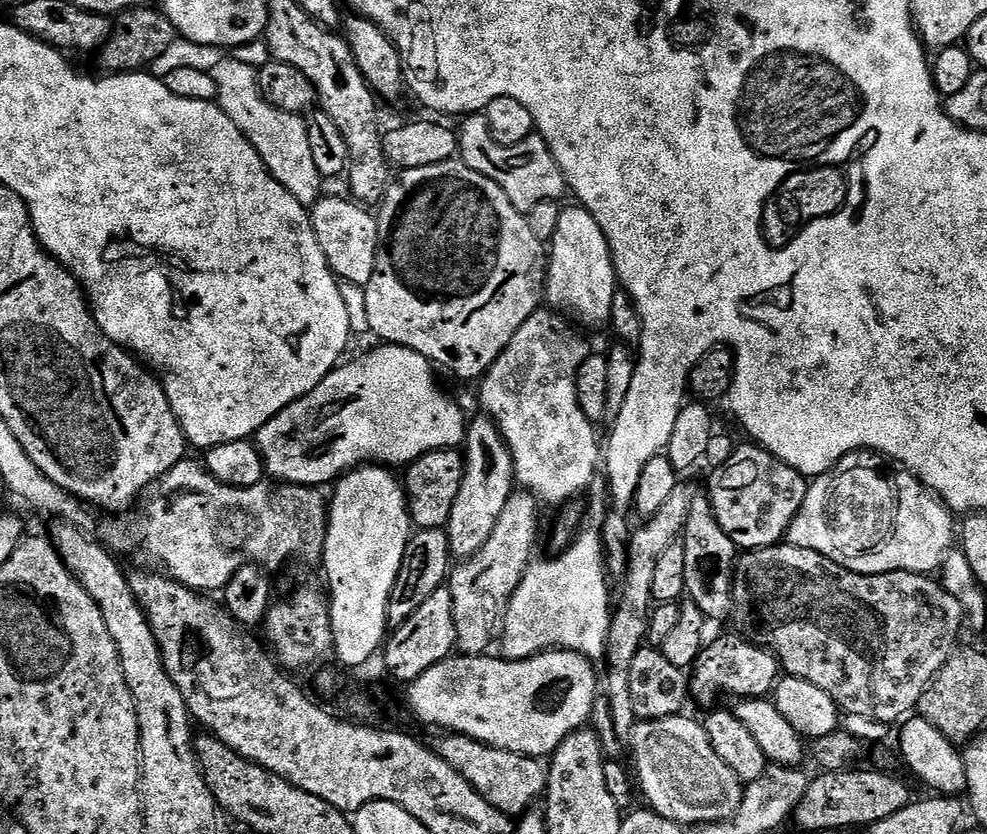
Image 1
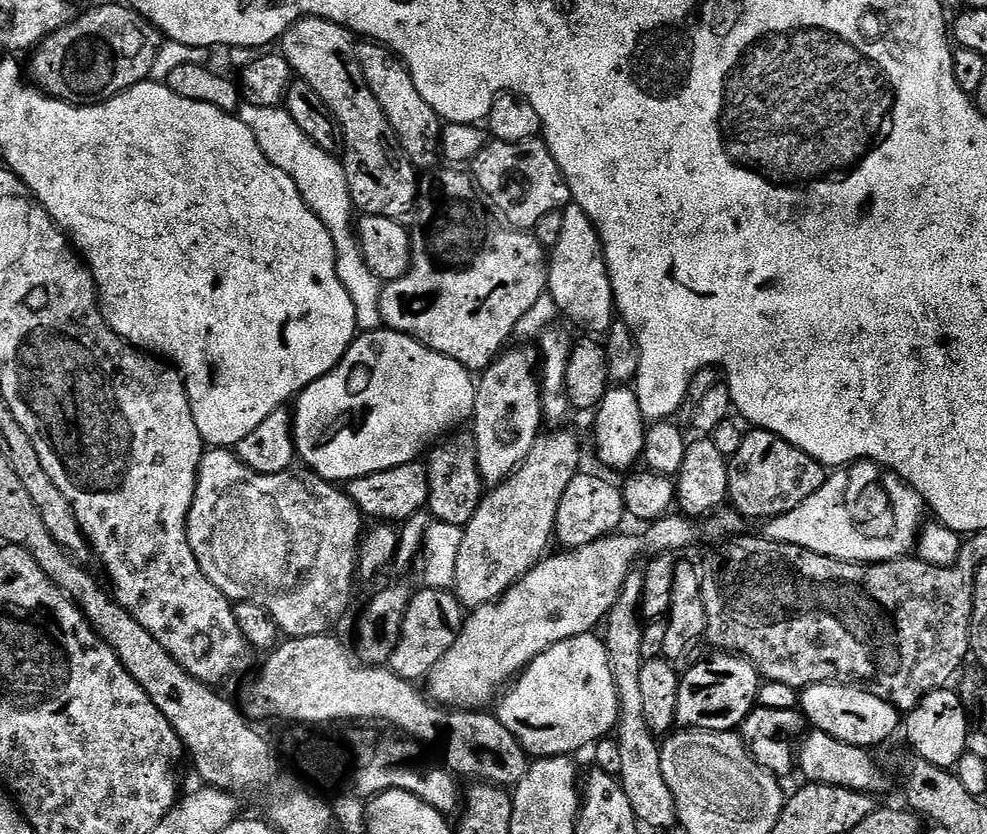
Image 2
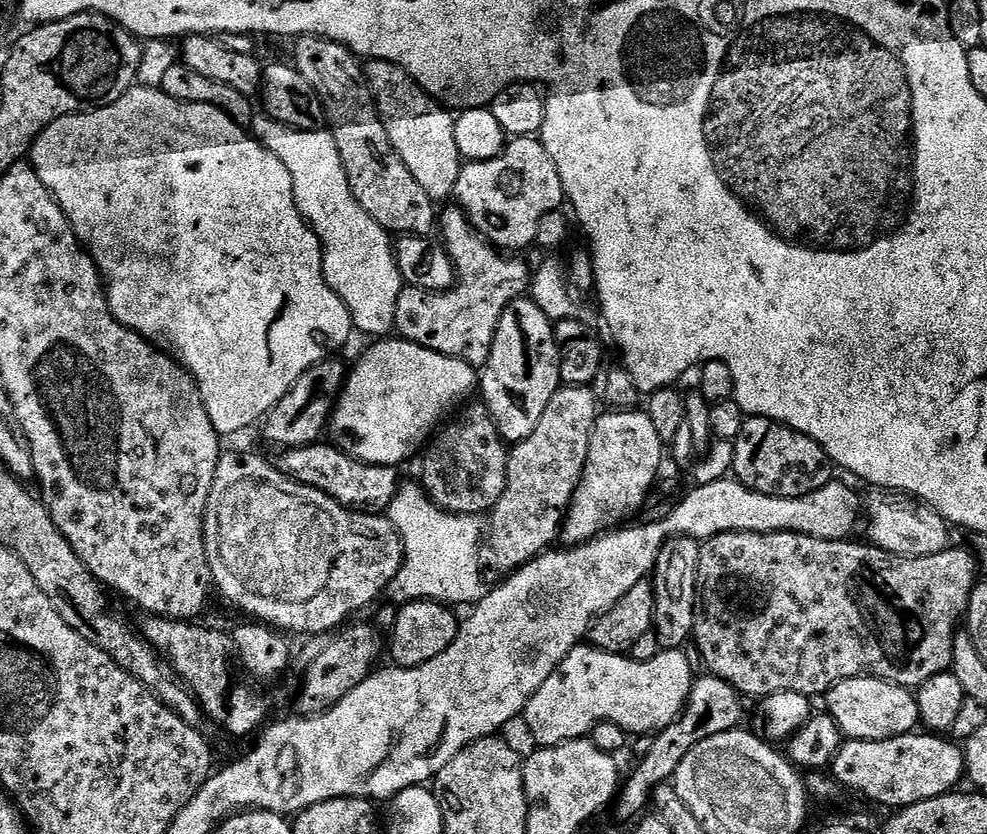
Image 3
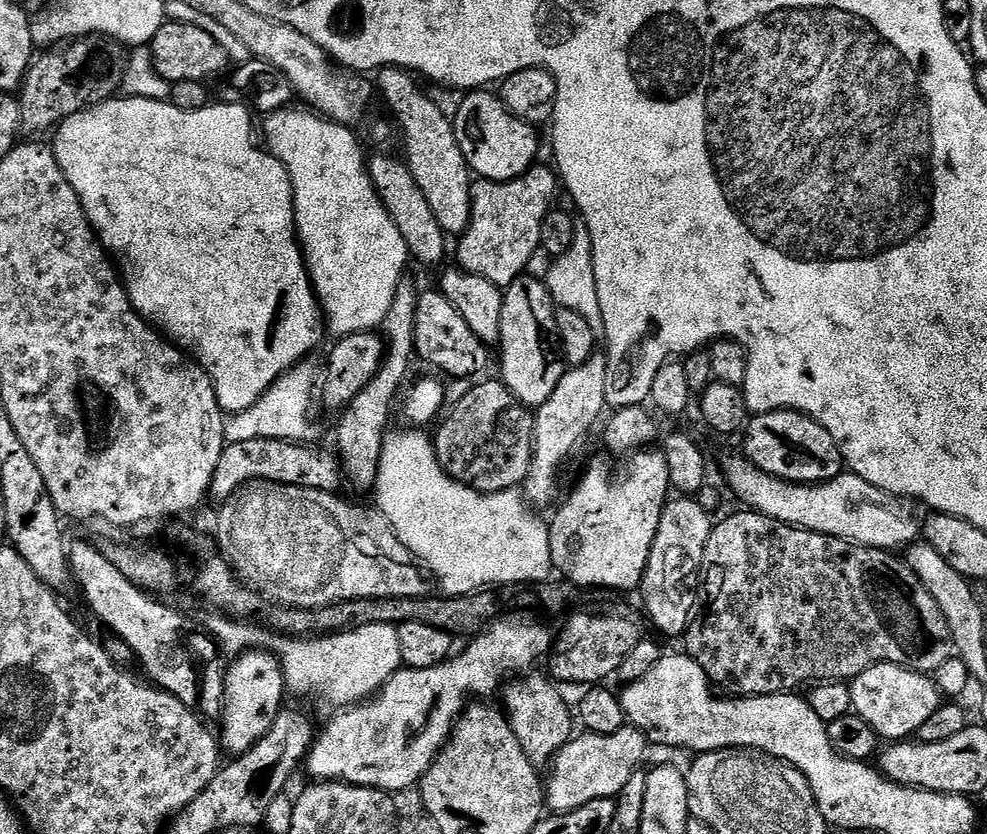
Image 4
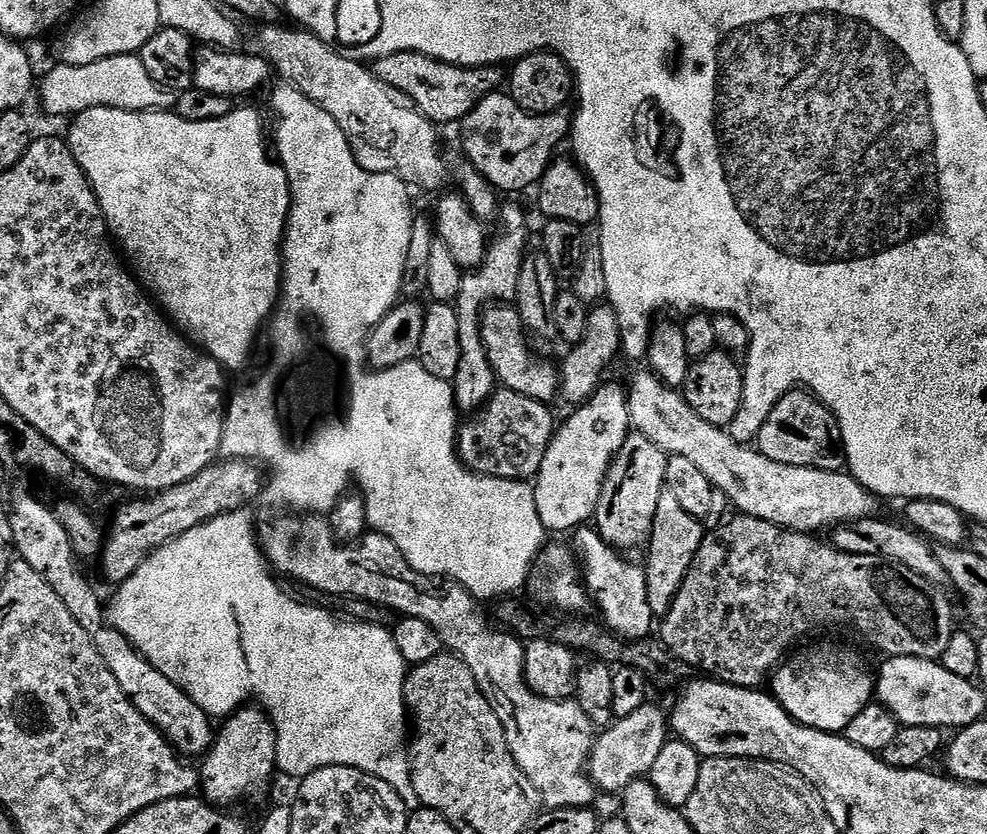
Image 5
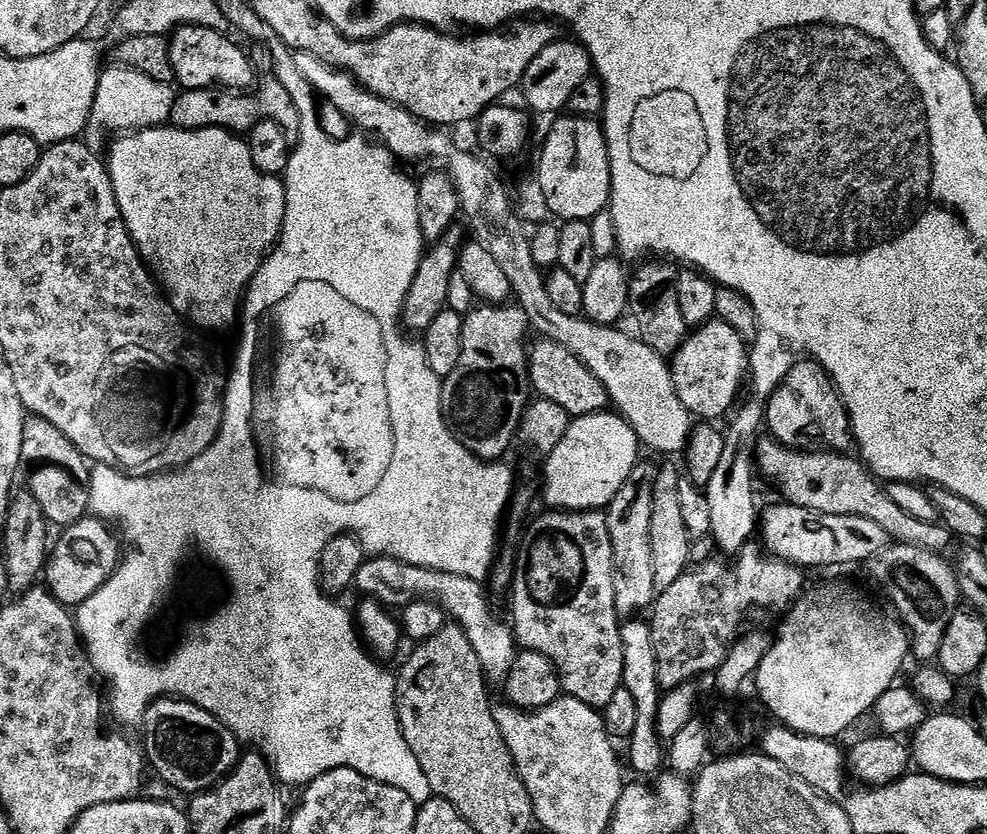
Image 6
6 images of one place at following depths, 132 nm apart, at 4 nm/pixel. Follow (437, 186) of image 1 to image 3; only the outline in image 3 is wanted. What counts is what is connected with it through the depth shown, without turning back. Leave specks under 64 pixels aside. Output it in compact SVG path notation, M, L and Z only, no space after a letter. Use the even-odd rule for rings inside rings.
M448 206L448 207L452 207L452 208L448 208L448 209L446 209L446 210L445 210L445 212L444 212L444 209L443 209L443 212L442 212L442 215L441 215L441 216L440 216L440 217L439 217L439 220L438 220L438 228L439 228L439 231L441 231L441 230L442 230L442 231L444 231L444 240L443 240L443 239L442 239L442 244L443 244L443 247L444 247L444 248L445 248L445 249L446 249L446 251L447 251L447 253L448 253L448 255L449 255L449 256L451 256L451 257L453 257L453 258L454 258L454 260L455 260L455 263L456 263L456 264L457 264L457 265L459 265L459 268L458 268L458 279L457 279L457 281L456 281L456 283L455 283L455 285L454 285L454 286L453 286L453 287L451 287L451 288L449 288L449 289L448 289L448 291L447 291L447 292L419 292L419 291L418 291L418 290L417 290L417 289L416 289L416 288L409 288L409 287L405 287L405 288L404 288L404 289L403 289L403 291L401 291L401 294L400 294L400 297L399 297L399 298L398 298L398 306L397 306L397 307L396 307L396 327L395 327L395 331L396 331L396 332L397 332L397 333L399 333L399 335L400 335L400 336L401 336L401 337L403 337L403 339L406 339L406 340L408 340L408 341L410 341L410 343L412 343L412 344L417 344L417 345L418 345L418 346L422 346L422 347L423 347L423 348L429 348L429 349L430 349L430 350L434 350L434 351L435 351L435 352L437 352L437 353L438 353L438 354L442 354L442 355L443 355L443 356L449 356L449 357L450 357L450 358L458 358L458 359L459 359L459 360L461 360L461 361L462 361L462 362L466 362L466 363L467 363L467 364L470 364L470 365L472 365L472 367L473 367L473 368L475 368L475 369L477 369L477 370L480 370L480 369L483 369L483 367L484 367L484 365L485 365L485 364L487 364L487 362L488 362L488 359L489 359L489 358L490 358L490 350L491 350L491 349L492 349L492 343L493 343L493 342L494 342L494 334L495 334L495 333L496 333L496 327L497 327L497 326L498 326L498 322L499 322L499 321L500 321L500 319L501 319L501 318L502 318L502 314L503 314L503 313L504 313L504 311L505 311L505 310L506 310L506 306L510 306L510 302L514 302L514 301L515 301L515 300L516 300L516 299L518 299L518 298L520 298L520 297L523 297L523 296L524 296L524 295L525 295L525 292L526 292L526 276L525 276L525 278L524 278L524 276L523 276L523 274L522 274L522 273L520 273L520 272L516 272L516 273L512 273L512 264L511 264L511 262L510 262L510 261L508 261L508 260L511 260L511 259L508 259L508 258L501 258L501 257L500 257L500 256L499 256L499 255L496 255L496 256L497 256L497 257L496 257L496 256L492 256L492 257L490 257L490 258L489 258L489 260L488 260L488 256L487 256L487 252L490 252L490 245L489 245L489 243L488 243L488 241L487 241L487 240L485 240L485 239L484 239L484 237L483 237L483 236L481 236L481 235L480 235L480 233L479 233L479 232L477 232L477 231L475 231L475 230L474 230L474 229L473 229L473 226L472 226L472 223L470 223L470 222L469 222L469 220L468 220L468 216L467 216L467 214L465 214L465 212L464 212L464 210L463 210L463 208L461 208L461 207L459 207L459 206ZM472 256L476 256L476 260L477 260L477 262L478 262L478 263L480 263L480 264L484 264L484 263L486 263L486 262L487 262L487 260L488 260L488 268L489 268L489 270L490 270L490 271L492 271L492 273L488 273L488 272L472 272L472 268L471 268L471 266L470 266L470 265L468 265L468 263L470 263L470 262L471 262L471 260L472 260Z

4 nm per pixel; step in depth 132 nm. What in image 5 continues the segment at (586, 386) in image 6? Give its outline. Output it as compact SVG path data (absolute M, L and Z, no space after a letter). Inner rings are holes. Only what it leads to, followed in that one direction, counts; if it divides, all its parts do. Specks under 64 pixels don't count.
M508 302L489 304L480 318L480 333L486 346L486 358L490 358L490 366L497 381L505 389L547 405L551 405L552 399L555 401L559 397L560 369L555 363L552 365L548 360L540 360L538 353L528 349L530 336L516 307Z

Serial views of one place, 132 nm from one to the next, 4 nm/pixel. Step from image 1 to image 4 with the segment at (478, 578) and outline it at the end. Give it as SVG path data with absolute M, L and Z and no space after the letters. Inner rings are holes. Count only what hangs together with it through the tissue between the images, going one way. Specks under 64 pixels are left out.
M597 354L586 362L569 367L558 386L554 386L554 394L550 394L550 398L546 398L546 402L535 409L532 461L522 491L524 499L537 509L546 507L555 498L564 463L571 458L572 451L583 442L584 435L595 426L596 419L605 415L607 365L607 355Z

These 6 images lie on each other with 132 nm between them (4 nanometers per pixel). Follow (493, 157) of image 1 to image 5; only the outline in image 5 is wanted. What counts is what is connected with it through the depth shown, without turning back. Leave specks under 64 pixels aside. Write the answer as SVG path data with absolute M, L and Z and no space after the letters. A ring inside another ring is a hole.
M505 203L498 213L500 233L491 237L488 253L476 268L465 271L462 290L458 290L454 307L458 318L458 342L462 346L462 358L458 364L458 374L450 382L456 394L456 406L461 413L475 413L485 407L497 391L498 381L486 358L486 346L480 333L480 318L489 304L512 302L516 299L518 278L522 274L522 262L528 244L528 220L516 204ZM525 247L525 248L524 248Z

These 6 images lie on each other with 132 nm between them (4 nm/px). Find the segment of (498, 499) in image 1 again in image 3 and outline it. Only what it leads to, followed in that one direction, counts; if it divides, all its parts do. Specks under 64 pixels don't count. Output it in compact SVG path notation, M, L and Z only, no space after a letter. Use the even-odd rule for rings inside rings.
M518 298L506 306L502 318L496 327L490 358L482 369L478 380L478 392L481 392L482 403L488 408L492 421L499 429L501 439L515 446L534 434L534 426L542 419L550 398L561 388L560 382L560 346L556 343L554 321L543 313L542 309L531 298Z

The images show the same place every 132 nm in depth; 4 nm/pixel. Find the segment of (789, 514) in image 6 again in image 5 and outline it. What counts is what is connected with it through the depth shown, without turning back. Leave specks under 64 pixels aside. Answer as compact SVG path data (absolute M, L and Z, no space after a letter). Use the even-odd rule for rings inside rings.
M881 518L854 520L850 524L841 524L831 533L831 543L846 554L862 554L863 556L879 556L901 568L908 568L914 574L926 578L932 584L944 586L948 584L946 570L942 570L942 562L938 562L936 548L925 540L918 532L903 523L891 524Z

